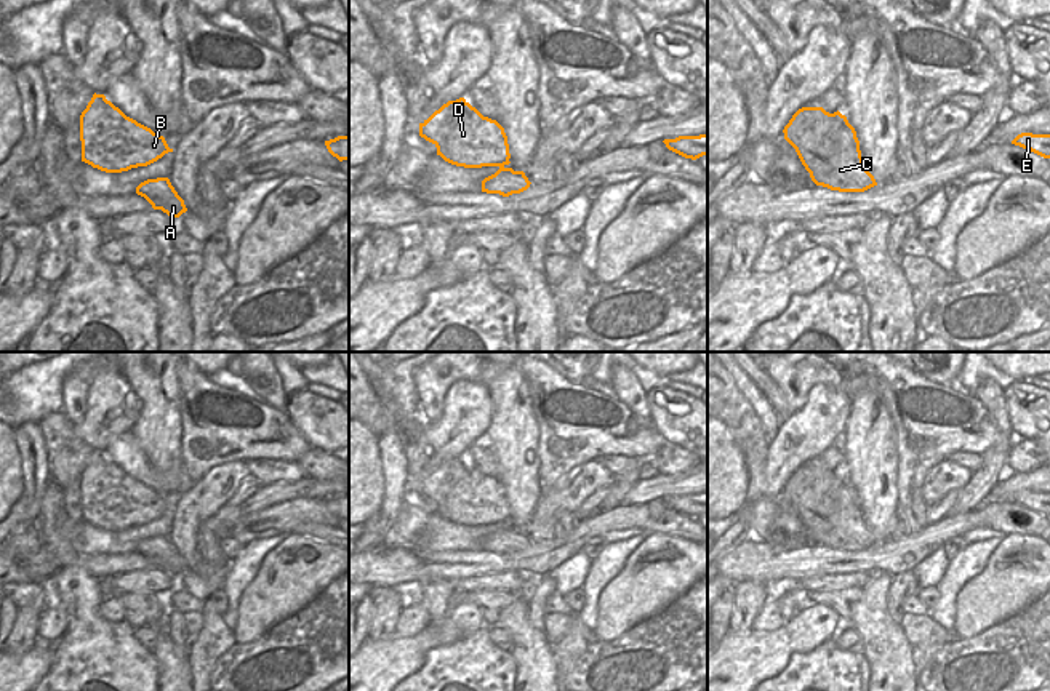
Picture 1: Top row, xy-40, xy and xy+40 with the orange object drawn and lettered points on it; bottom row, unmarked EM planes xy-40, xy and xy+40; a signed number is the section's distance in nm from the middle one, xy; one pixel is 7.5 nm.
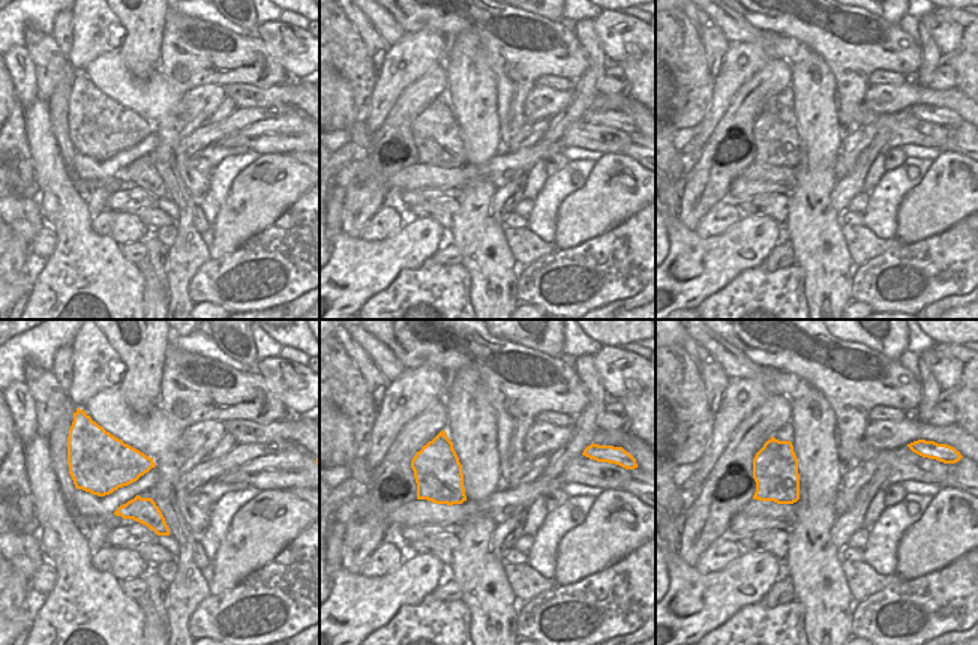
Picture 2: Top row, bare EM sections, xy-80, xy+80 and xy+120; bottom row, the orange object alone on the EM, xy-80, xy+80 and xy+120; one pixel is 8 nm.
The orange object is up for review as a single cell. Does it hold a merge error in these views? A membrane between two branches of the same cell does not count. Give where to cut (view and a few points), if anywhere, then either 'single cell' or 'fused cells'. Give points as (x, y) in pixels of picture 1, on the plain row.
cut xy (512, 528), (503, 536), (495, 536), (484, 549); fused cells

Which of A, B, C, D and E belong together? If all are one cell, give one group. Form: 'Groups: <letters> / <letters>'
Groups: A / B C D E

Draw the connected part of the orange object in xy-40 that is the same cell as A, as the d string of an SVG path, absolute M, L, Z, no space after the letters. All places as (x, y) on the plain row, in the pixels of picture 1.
M168 536L147 537L136 545L136 552L144 555L154 568L162 568L170 576L179 576L187 569Z

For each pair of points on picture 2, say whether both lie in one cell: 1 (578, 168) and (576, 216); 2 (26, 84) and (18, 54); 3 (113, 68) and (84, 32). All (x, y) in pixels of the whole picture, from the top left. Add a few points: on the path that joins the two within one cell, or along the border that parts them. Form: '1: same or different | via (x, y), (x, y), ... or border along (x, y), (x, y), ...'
1: different | border along (596, 162), (587, 180), (560, 204), (557, 216)
2: same | via (24, 77), (24, 65), (21, 62)
3: different | border along (117, 50), (98, 56), (81, 72)

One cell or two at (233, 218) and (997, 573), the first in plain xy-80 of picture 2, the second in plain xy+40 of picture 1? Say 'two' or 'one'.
one

